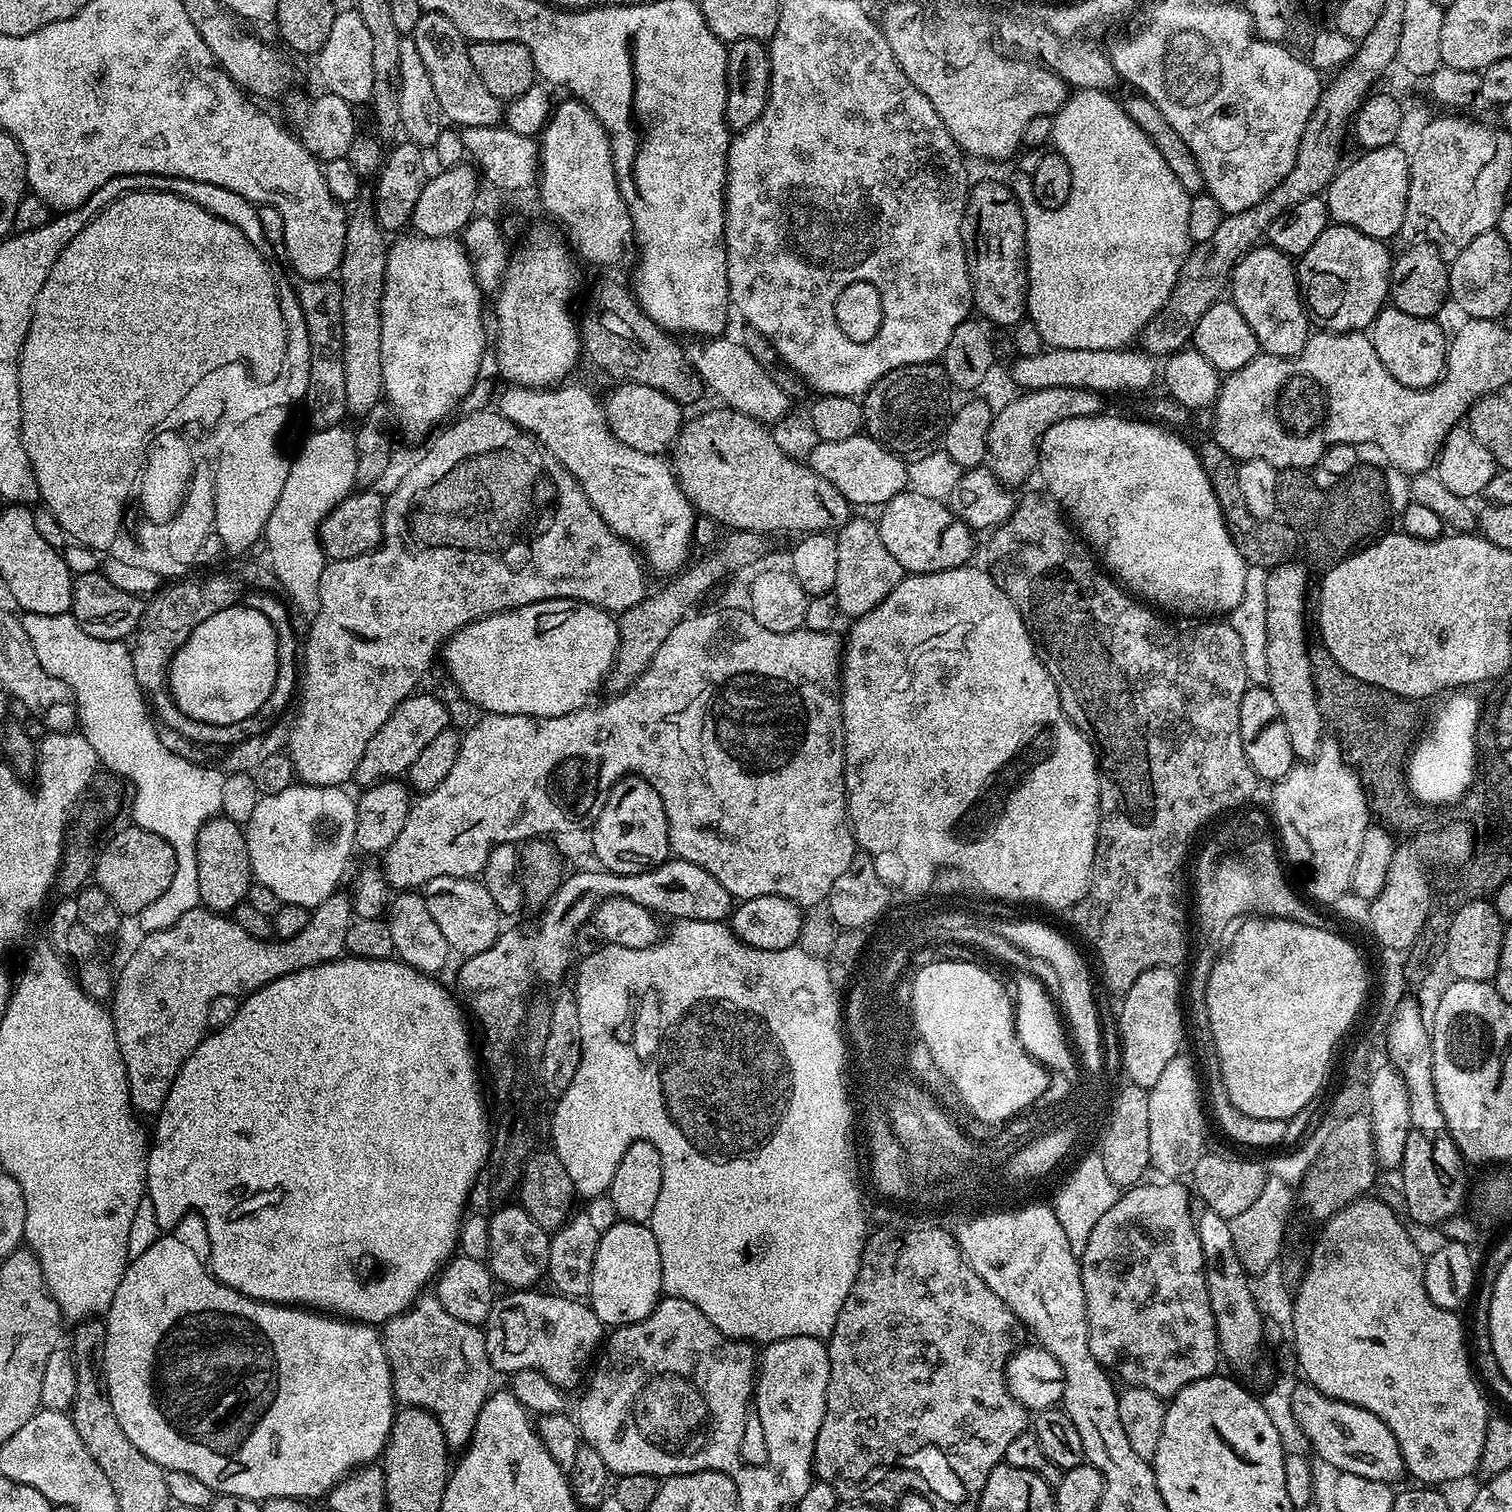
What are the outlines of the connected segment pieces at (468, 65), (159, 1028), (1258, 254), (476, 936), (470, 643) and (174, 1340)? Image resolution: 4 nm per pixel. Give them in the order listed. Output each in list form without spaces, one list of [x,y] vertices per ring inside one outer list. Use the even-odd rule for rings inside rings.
[[[424,12],[410,34],[418,54],[430,73],[430,82],[438,97],[443,117],[455,127],[496,126],[503,121],[503,103],[483,85],[474,64],[470,61],[469,43],[458,26],[444,14]]]
[[[337,890],[316,908],[311,909],[306,927],[294,938],[281,940],[271,938],[259,940],[242,930],[241,926],[224,914],[209,912],[201,906],[190,910],[166,930],[149,932],[144,941],[133,950],[114,980],[114,991],[110,997],[110,1011],[122,1062],[128,1071],[128,1093],[133,1109],[137,1113],[155,1114],[166,1102],[166,1094],[186,1058],[198,1050],[210,1029],[208,1011],[210,1002],[218,994],[230,994],[241,998],[256,992],[262,986],[274,982],[291,972],[306,970],[310,966],[324,964],[327,960],[339,960],[345,955],[346,930],[352,925],[354,909],[352,901],[343,891]]]
[[[1253,246],[1237,260],[1230,277],[1230,303],[1250,322],[1261,353],[1269,356],[1296,356],[1310,335],[1310,317],[1300,295],[1293,257],[1271,246]]]
[[[471,876],[434,878],[424,885],[422,895],[435,925],[442,930],[442,935],[453,953],[461,952],[461,957],[467,958],[494,946],[502,931],[502,914],[498,906],[494,906],[490,890],[486,890],[486,886],[479,879]]]
[[[543,600],[534,602],[530,606],[511,608],[509,612],[496,612],[492,616],[483,616],[465,628],[459,628],[452,633],[442,645],[442,660],[456,683],[456,688],[472,704],[477,704],[484,714],[506,714],[507,716],[541,716],[542,718],[554,718],[562,714],[570,714],[585,707],[596,687],[607,681],[608,673],[612,671],[612,664],[616,661],[616,651],[620,645],[620,626],[617,617],[613,613],[606,612],[602,608],[595,608],[593,604],[587,604],[581,600]]]
[[[173,1234],[161,1235],[152,1246],[149,1246],[141,1256],[129,1259],[128,1268],[122,1274],[122,1282],[118,1282],[118,1290],[114,1290],[114,1302],[110,1302],[104,1322],[104,1347],[102,1349],[102,1380],[106,1385],[106,1391],[110,1398],[110,1406],[114,1406],[114,1418],[118,1418],[118,1426],[122,1426],[122,1434],[130,1438],[132,1445],[146,1458],[154,1461],[159,1468],[165,1470],[186,1470],[186,1474],[194,1474],[194,1478],[199,1478],[201,1482],[206,1482],[213,1493],[221,1496],[237,1496],[247,1500],[263,1502],[270,1498],[298,1498],[305,1502],[313,1502],[319,1498],[327,1497],[328,1491],[339,1484],[349,1472],[363,1469],[365,1466],[379,1461],[384,1455],[384,1448],[388,1445],[388,1435],[392,1429],[392,1423],[398,1411],[398,1401],[396,1395],[392,1393],[392,1371],[390,1362],[386,1358],[386,1350],[381,1333],[373,1325],[353,1322],[347,1318],[341,1318],[335,1314],[321,1314],[316,1310],[309,1310],[303,1306],[289,1306],[286,1304],[267,1304],[254,1298],[246,1298],[246,1294],[238,1294],[230,1286],[226,1286],[222,1281],[212,1275],[209,1265],[199,1260],[197,1255],[193,1255],[185,1245],[179,1243]]]

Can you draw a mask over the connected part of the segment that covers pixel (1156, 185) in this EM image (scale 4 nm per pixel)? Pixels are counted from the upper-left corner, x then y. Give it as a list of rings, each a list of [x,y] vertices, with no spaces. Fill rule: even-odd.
[[[1077,88],[1064,101],[1064,105],[1056,111],[1056,115],[1052,117],[1052,139],[1051,147],[1059,152],[1062,158],[1066,158],[1066,166],[1070,166],[1070,198],[1066,198],[1066,202],[1057,208],[1043,208],[1041,204],[1028,202],[1023,205],[1024,210],[1024,241],[1028,247],[1028,310],[1027,319],[1034,322],[1034,326],[1038,326],[1038,334],[1042,334],[1045,345],[1048,348],[1065,348],[1066,350],[1110,350],[1111,348],[1123,348],[1131,345],[1132,339],[1139,337],[1143,333],[1144,327],[1151,322],[1159,312],[1164,309],[1164,303],[1170,298],[1172,287],[1176,285],[1176,279],[1180,276],[1180,268],[1184,265],[1184,260],[1190,251],[1190,239],[1188,240],[1188,219],[1192,216],[1192,204],[1190,201],[1190,193],[1182,186],[1182,182],[1178,182],[1178,178],[1174,178],[1174,170],[1170,170],[1170,166],[1166,166],[1166,158],[1162,158],[1162,154],[1158,154],[1158,146],[1154,146],[1154,142],[1150,142],[1150,138],[1146,138],[1146,134],[1142,134],[1142,130],[1138,130],[1138,126],[1134,126],[1131,118],[1124,113],[1121,101],[1114,98],[1115,95],[1109,94],[1107,91],[1098,89],[1082,89]]]

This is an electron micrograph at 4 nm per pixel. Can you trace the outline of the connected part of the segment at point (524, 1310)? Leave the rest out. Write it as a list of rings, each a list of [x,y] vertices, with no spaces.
[[[514,1290],[505,1293],[504,1298],[503,1296],[499,1297],[493,1303],[483,1331],[487,1357],[493,1373],[511,1376],[522,1370],[536,1369],[549,1378],[550,1382],[559,1386],[561,1390],[569,1390],[568,1388],[574,1388],[580,1382],[583,1383],[603,1343],[606,1328],[594,1314],[589,1303],[573,1297],[562,1296],[556,1292],[546,1294],[540,1291]]]

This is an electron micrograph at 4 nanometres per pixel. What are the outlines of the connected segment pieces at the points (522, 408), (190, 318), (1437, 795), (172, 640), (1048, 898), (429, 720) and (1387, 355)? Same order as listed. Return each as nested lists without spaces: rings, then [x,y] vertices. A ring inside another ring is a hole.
[[[573,382],[563,386],[550,388],[525,388],[508,386],[500,396],[498,411],[510,422],[514,422],[524,432],[535,436],[548,451],[558,458],[558,462],[580,485],[586,498],[598,510],[600,517],[623,540],[635,546],[642,553],[647,567],[653,573],[668,572],[675,574],[689,563],[688,551],[694,543],[694,533],[698,518],[692,503],[680,489],[676,473],[660,456],[642,454],[642,450],[634,450],[634,446],[626,446],[626,442],[618,442],[614,434],[604,423],[604,409],[599,399],[595,400],[584,388]]]
[[[140,189],[108,204],[80,231],[77,238],[71,240],[62,254],[58,254],[36,299],[32,321],[20,351],[20,437],[38,482],[42,504],[60,523],[61,530],[73,536],[70,538],[75,543],[103,550],[115,542],[120,532],[120,519],[124,516],[124,503],[131,492],[133,495],[141,479],[146,459],[146,438],[159,419],[159,413],[180,400],[181,393],[185,393],[197,377],[233,357],[255,356],[261,359],[263,354],[275,356],[285,350],[286,326],[281,314],[275,273],[268,263],[237,227],[215,218],[189,199],[166,191]]]
[[[1456,690],[1443,697],[1445,700],[1432,712],[1432,721],[1429,722],[1428,729],[1426,724],[1407,757],[1408,791],[1421,805],[1452,804],[1468,787],[1469,791],[1477,779],[1476,725],[1482,711],[1482,700],[1468,692],[1471,691]]]
[[[174,582],[160,588],[144,607],[143,616],[136,628],[131,647],[132,665],[138,684],[151,706],[153,719],[163,728],[173,730],[183,741],[218,746],[218,729],[221,724],[198,722],[178,710],[168,689],[167,665],[174,653],[185,644],[194,625],[176,620],[176,585]]]
[[[983,567],[951,568],[941,572],[918,572],[905,575],[903,580],[874,606],[866,614],[855,617],[851,621],[852,629],[848,632],[848,640],[842,644],[842,671],[840,674],[840,705],[842,706],[842,726],[844,727],[844,789],[848,799],[848,823],[852,826],[852,834],[856,837],[856,843],[865,852],[875,853],[876,864],[879,864],[881,876],[887,877],[892,883],[903,885],[904,889],[912,892],[922,892],[924,889],[936,888],[949,893],[951,888],[966,886],[967,888],[979,888],[980,896],[986,898],[993,896],[996,900],[1029,900],[1032,904],[1045,904],[1048,908],[1071,909],[1088,892],[1088,886],[1092,883],[1092,867],[1094,866],[1094,854],[1096,853],[1096,839],[1100,836],[1100,784],[1102,777],[1096,763],[1096,754],[1092,750],[1092,744],[1070,722],[1070,718],[1064,716],[1062,702],[1058,698],[1058,690],[1046,670],[1041,653],[1038,651],[1035,640],[1028,632],[1026,622],[1022,622],[1022,614],[1010,602],[1008,595],[992,580],[991,575]]]
[[[420,695],[407,696],[396,707],[394,714],[390,714],[390,718],[386,718],[386,722],[382,722],[378,734],[374,734],[374,738],[370,738],[370,742],[366,742],[366,750],[362,753],[362,762],[358,762],[356,767],[355,783],[360,783],[360,786],[371,786],[373,784],[381,784],[384,780],[403,777],[411,763],[418,758],[419,751],[425,749],[426,744],[433,741],[440,731],[449,727],[450,720],[448,720],[447,706],[436,696]]]
[[[1385,306],[1376,315],[1372,323],[1370,335],[1372,345],[1386,370],[1402,386],[1411,388],[1431,388],[1444,375],[1446,357],[1450,347],[1446,332],[1436,325],[1432,318],[1418,318],[1414,314],[1406,314],[1402,310]]]

